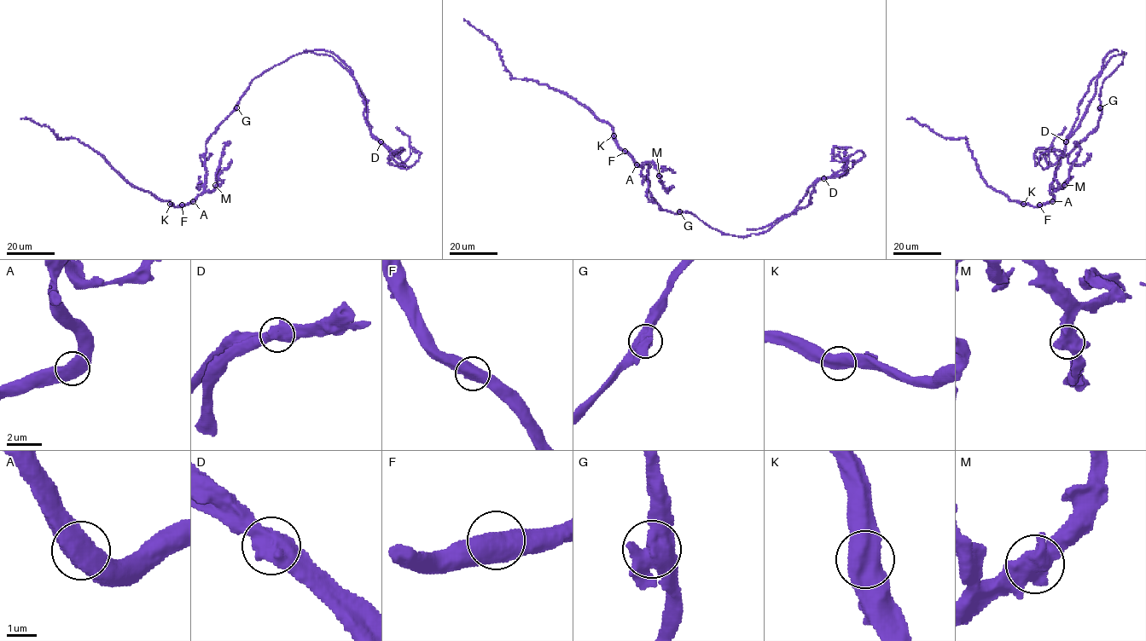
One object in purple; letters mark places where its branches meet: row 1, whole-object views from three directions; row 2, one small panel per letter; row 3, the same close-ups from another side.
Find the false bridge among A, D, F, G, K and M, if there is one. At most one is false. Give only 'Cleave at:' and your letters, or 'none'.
Cleave at: D

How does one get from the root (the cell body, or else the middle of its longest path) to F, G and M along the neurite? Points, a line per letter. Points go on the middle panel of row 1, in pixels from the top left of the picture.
F: (668, 211), (660, 206), (649, 190), (647, 162), (639, 164), (625, 151)
G: (668, 211), (679, 211)
M: (668, 211), (660, 206), (649, 190), (648, 162), (654, 166), (659, 176)

